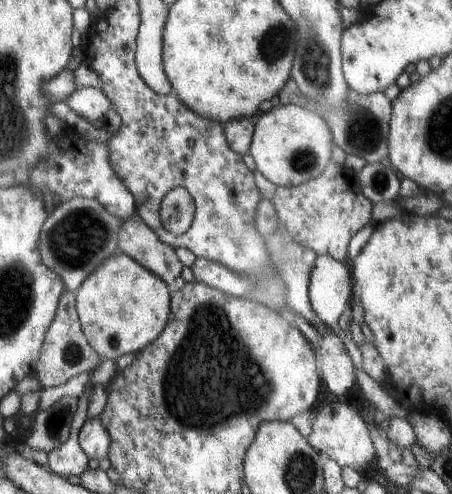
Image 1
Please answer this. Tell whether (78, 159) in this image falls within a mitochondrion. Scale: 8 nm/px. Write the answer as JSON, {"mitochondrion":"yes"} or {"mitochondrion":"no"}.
{"mitochondrion":"no"}

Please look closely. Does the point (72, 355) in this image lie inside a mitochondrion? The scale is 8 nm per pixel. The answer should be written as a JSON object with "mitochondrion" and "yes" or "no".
{"mitochondrion":"yes"}

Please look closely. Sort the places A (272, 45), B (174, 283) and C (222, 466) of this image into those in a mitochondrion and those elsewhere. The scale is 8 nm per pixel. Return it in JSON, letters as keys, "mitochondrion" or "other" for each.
{"A":"mitochondrion","B":"other","C":"other"}

